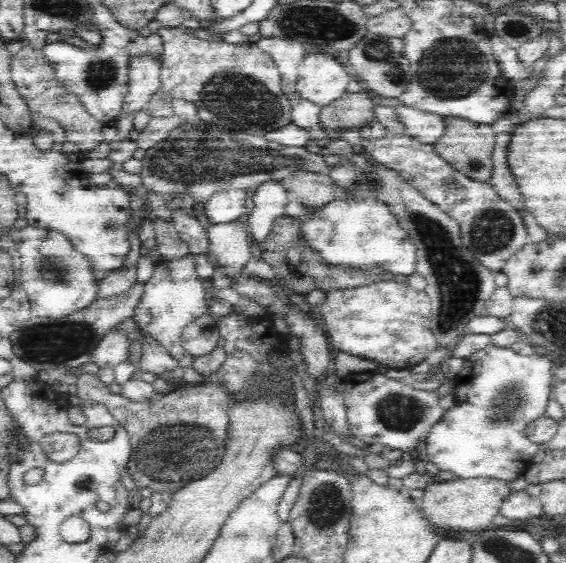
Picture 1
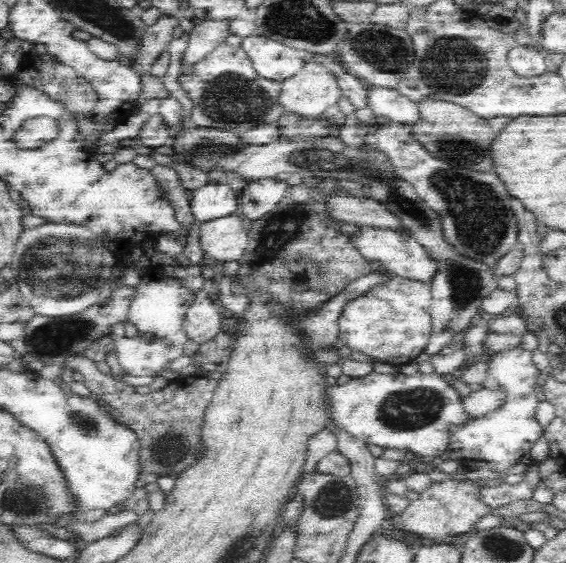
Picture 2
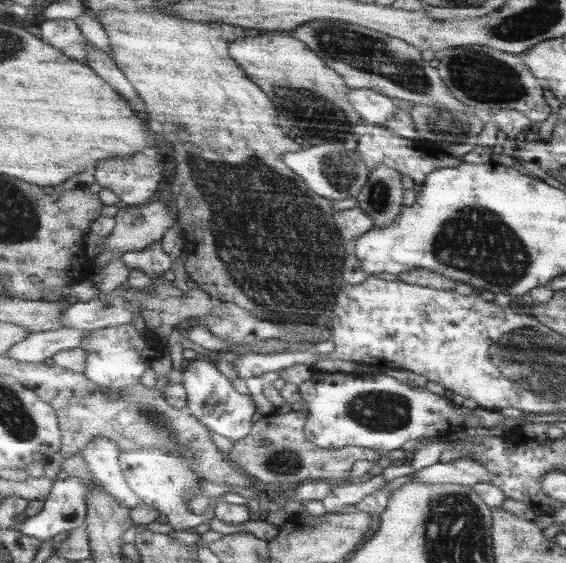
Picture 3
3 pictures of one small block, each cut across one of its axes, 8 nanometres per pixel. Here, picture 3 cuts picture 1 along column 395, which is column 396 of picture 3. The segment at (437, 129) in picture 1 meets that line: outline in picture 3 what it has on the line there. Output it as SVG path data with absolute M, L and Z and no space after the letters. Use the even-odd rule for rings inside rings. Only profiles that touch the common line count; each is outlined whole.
M349 88L347 100L355 106L365 124L375 124L375 126L381 126L391 118L395 118L399 110L389 96L371 88Z

